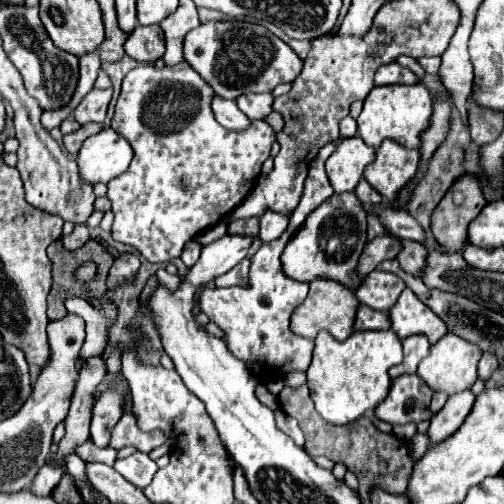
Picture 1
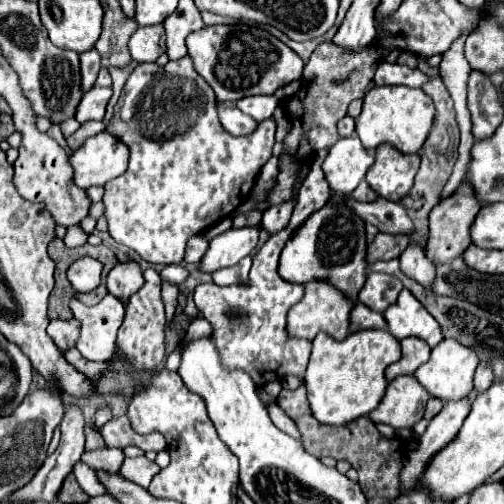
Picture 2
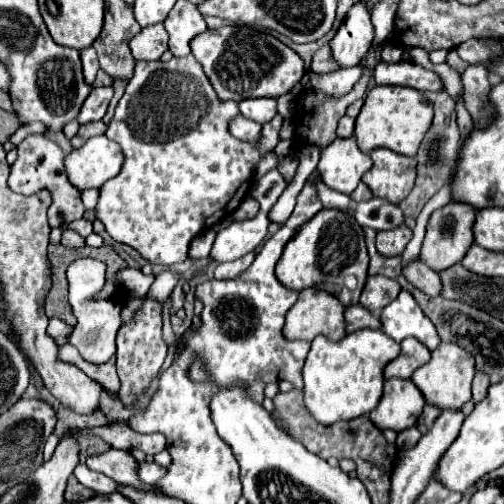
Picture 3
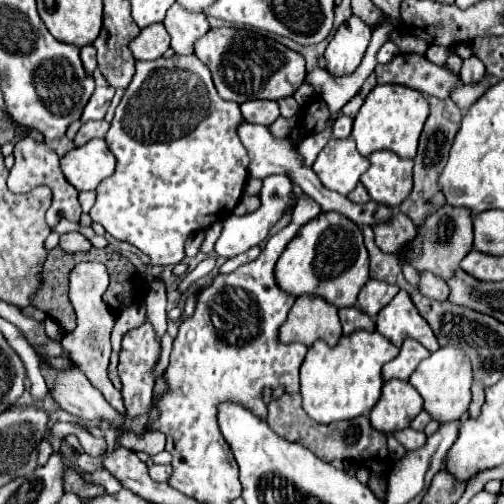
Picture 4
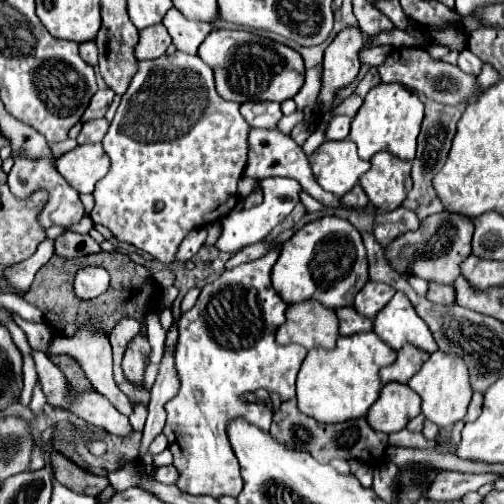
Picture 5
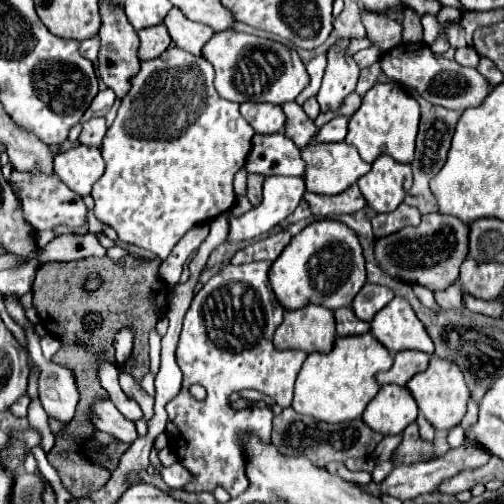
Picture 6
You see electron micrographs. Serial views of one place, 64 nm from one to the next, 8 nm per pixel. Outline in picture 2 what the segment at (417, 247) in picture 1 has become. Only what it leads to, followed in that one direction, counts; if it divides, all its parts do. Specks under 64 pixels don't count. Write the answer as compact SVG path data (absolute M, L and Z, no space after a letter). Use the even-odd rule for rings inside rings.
M410 242L398 260L400 260L400 270L406 276L418 280L424 288L430 288L434 280L434 264L426 258L426 252L422 246Z

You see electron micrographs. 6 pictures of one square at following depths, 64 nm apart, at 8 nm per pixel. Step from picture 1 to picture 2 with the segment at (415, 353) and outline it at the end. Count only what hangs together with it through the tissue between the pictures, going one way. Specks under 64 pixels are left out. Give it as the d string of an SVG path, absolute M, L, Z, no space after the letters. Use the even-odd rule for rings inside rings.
M404 338L400 344L402 344L402 358L400 358L400 362L386 368L388 382L394 380L396 376L414 374L416 368L420 364L424 364L428 360L428 356L430 356L428 344L424 344L420 338Z

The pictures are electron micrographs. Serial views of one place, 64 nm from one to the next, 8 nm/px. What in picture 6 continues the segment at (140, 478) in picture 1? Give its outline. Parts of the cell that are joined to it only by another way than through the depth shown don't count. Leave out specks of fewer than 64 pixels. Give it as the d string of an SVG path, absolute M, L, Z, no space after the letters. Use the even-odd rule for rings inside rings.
M178 462L168 468L162 468L160 474L162 474L162 480L168 484L168 488L182 488L190 480L188 470L182 468Z

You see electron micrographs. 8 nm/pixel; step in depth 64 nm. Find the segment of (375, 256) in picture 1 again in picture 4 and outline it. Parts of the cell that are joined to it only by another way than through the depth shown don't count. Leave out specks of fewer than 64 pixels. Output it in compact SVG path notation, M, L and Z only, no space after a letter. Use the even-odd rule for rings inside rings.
M398 212L390 222L376 224L374 234L376 234L376 246L382 252L398 254L406 246L406 242L410 242L416 236L416 226L406 214Z

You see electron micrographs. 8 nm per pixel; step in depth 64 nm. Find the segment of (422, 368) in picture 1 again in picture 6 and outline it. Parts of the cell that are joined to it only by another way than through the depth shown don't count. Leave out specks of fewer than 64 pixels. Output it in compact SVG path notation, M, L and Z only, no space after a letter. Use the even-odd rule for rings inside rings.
M432 354L428 368L424 372L416 374L406 386L412 392L412 396L416 398L416 404L420 408L420 412L426 416L426 420L436 430L450 430L450 428L458 426L460 420L464 418L466 404L470 400L470 390L464 382L464 376L462 376L460 368L456 368L456 364L452 364L450 360L444 360L436 354Z

